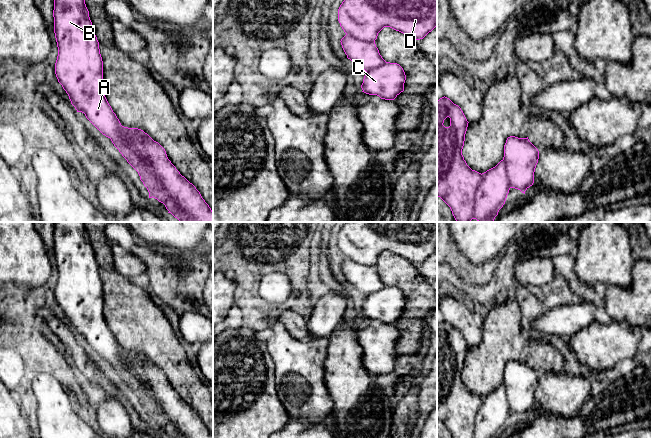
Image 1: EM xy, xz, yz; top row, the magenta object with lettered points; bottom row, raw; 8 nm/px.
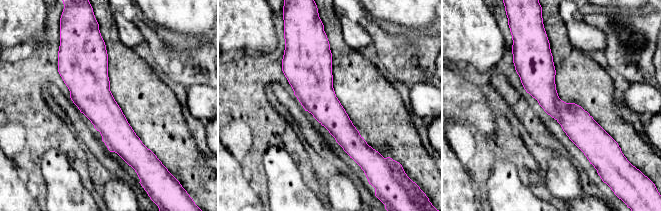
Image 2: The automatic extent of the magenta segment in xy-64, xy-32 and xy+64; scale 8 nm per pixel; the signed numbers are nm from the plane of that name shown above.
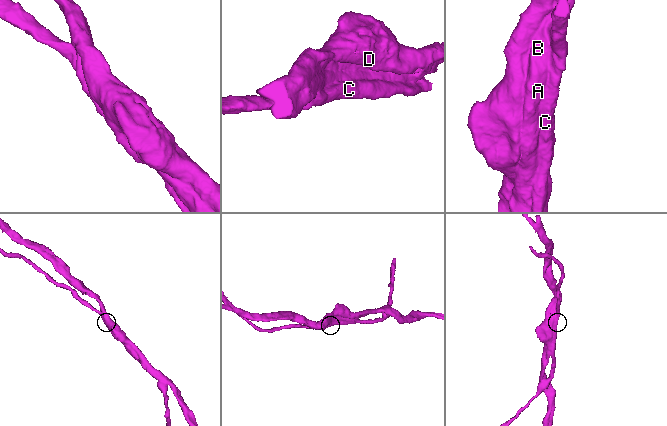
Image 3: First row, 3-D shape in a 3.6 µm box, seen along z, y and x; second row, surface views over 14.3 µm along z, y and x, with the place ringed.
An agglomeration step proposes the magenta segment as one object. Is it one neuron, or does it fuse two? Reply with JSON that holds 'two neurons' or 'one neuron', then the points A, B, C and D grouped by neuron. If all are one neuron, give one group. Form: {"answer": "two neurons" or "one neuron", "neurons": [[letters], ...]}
{"answer": "two neurons", "neurons": [["A", "B", "D"], ["C"]]}

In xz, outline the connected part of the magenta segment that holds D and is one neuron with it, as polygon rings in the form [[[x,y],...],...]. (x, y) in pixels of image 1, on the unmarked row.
[[[346,222],[338,233],[338,245],[346,257],[340,266],[347,282],[363,294],[369,295],[386,286],[375,268],[378,257],[384,251],[390,251],[413,264],[423,263],[437,250],[437,222]]]

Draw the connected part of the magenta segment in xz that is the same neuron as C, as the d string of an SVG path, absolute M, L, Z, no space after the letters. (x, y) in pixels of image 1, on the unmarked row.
M385 286L379 291L366 295L361 312L366 318L394 324L404 315L405 304L405 296L399 288Z

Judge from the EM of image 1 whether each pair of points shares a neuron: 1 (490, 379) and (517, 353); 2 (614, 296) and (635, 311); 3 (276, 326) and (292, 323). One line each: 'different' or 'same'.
1: same
2: same
3: different

